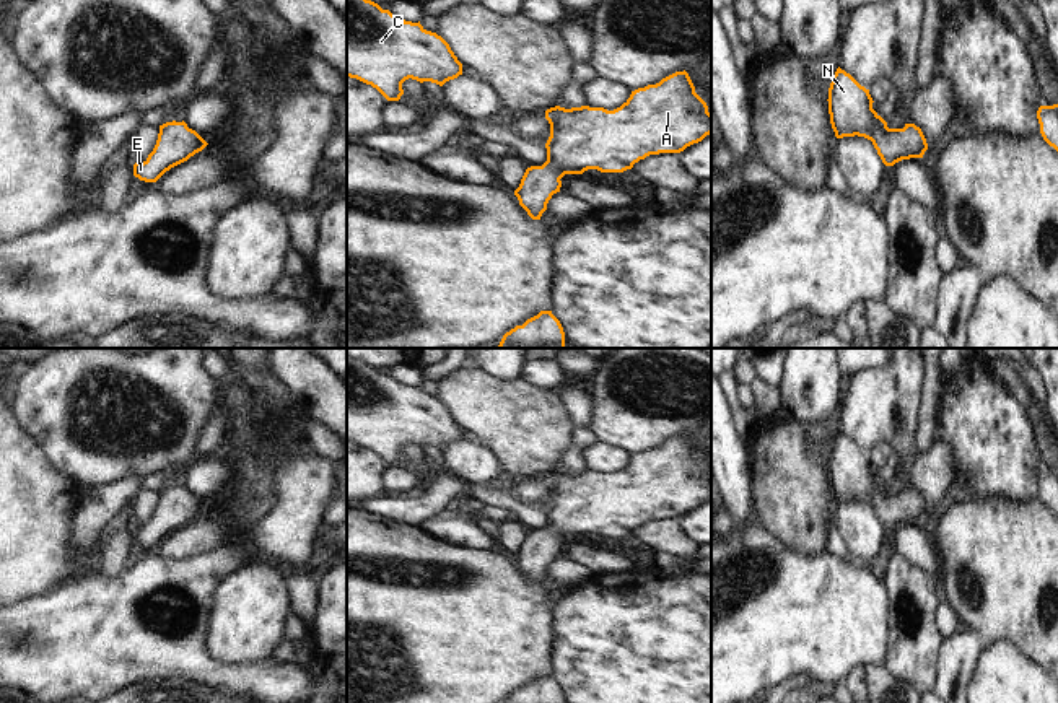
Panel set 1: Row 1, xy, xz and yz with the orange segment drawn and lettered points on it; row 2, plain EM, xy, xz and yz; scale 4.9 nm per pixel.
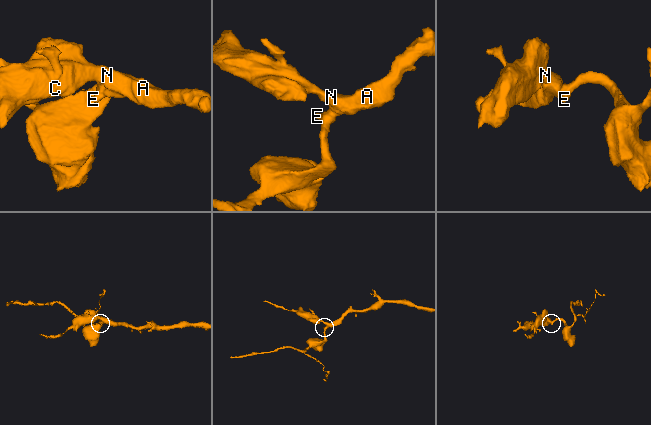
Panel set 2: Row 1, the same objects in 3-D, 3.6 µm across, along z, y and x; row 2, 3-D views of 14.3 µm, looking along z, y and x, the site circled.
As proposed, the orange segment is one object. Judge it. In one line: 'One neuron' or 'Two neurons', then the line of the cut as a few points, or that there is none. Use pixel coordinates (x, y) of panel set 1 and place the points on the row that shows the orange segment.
One neuron. No split.

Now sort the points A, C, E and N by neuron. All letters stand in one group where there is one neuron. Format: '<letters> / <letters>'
A C E N

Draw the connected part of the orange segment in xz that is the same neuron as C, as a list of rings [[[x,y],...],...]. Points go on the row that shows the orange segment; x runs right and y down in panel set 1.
[[[347,0],[347,76],[399,101],[409,78],[443,86],[462,75],[449,44],[371,0]]]

